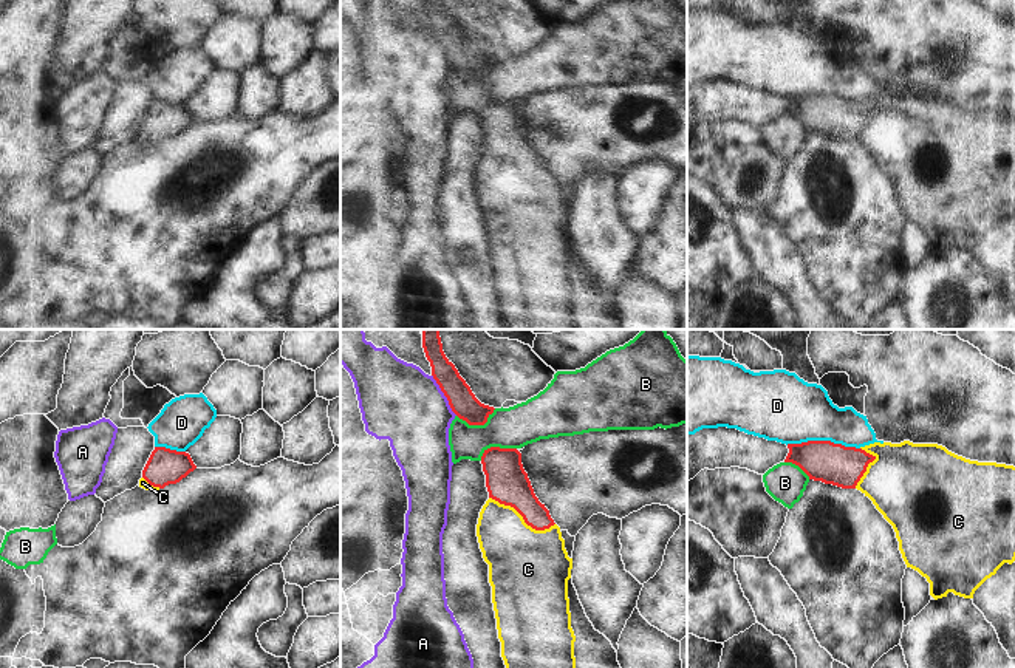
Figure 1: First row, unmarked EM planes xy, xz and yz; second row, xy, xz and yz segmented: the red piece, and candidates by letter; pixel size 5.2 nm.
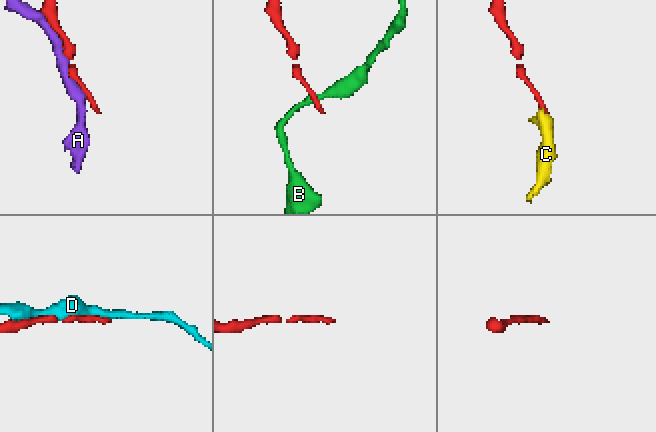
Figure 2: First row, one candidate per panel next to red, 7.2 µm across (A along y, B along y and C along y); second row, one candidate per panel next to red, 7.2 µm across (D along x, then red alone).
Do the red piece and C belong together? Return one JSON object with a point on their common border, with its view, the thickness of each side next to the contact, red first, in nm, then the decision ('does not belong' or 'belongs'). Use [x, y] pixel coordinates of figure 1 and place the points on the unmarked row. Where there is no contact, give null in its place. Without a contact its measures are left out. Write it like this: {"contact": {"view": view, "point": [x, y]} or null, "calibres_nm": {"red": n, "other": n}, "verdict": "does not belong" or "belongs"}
{"contact": {"view": "xz", "point": [523, 172]}, "calibres_nm": {"red": 220, "other": 400}, "verdict": "belongs"}

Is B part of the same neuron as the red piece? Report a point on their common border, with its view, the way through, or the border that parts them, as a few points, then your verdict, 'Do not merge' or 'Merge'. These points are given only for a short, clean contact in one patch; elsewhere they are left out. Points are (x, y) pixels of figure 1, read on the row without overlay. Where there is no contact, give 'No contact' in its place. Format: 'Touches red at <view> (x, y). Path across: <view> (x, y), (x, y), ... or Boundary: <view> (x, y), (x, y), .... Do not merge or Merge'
Touches red at xz (477, 78). Boundary: xz (495, 62), (483, 78), (468, 78), (457, 68). Do not merge

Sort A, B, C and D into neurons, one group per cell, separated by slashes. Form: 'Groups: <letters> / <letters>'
Groups: A / B / C / D

